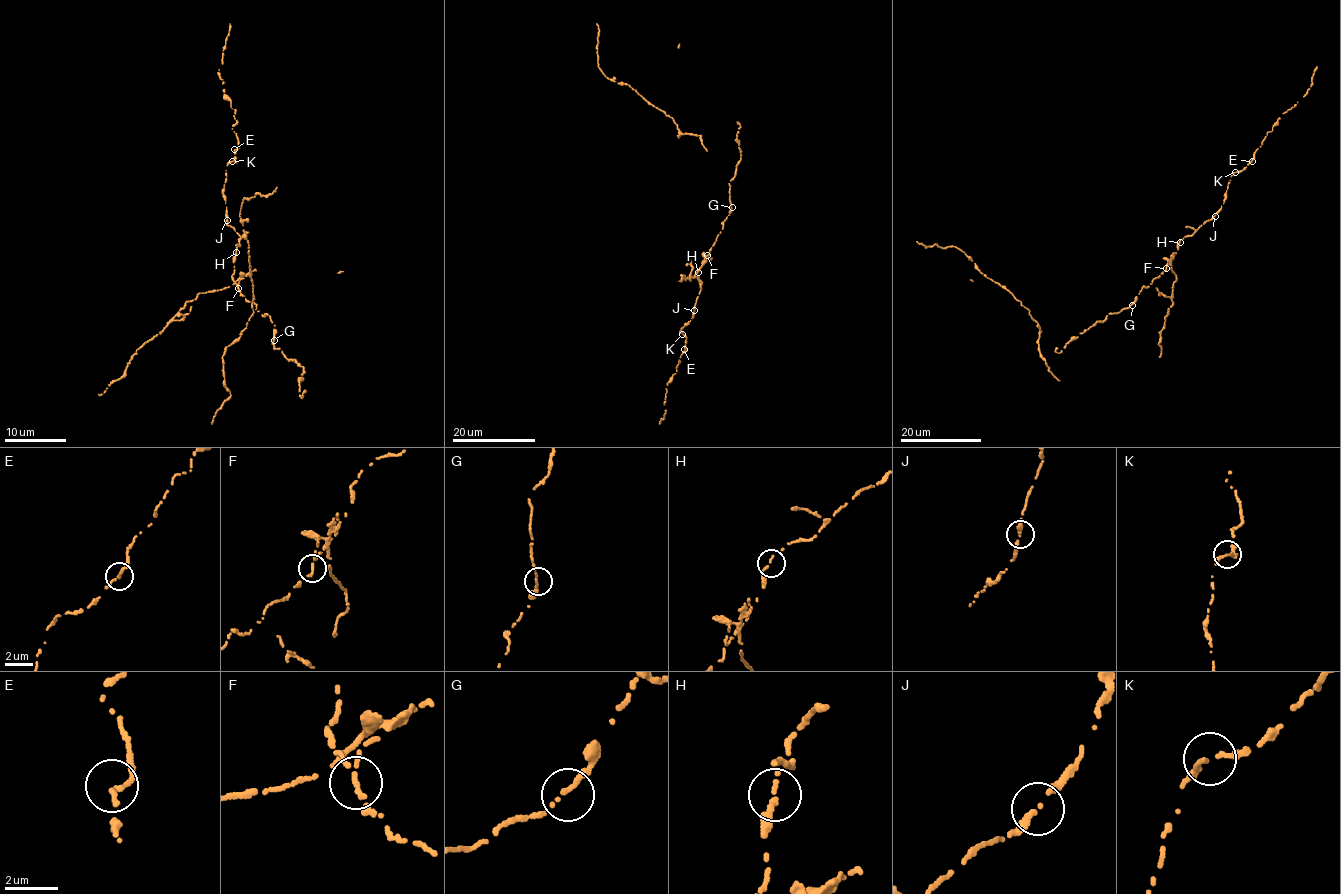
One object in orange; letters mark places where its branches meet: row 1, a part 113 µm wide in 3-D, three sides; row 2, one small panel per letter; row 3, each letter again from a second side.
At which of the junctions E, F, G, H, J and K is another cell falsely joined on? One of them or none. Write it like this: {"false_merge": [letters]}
{"false_merge": ["F"]}

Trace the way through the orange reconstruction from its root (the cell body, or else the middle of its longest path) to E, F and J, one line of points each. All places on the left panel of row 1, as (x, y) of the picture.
E: (275, 336), (269, 316), (246, 299), (232, 275), (240, 238), (226, 222), (224, 187), (234, 149)
F: (275, 336), (275, 325), (269, 316), (262, 316), (238, 288)
J: (275, 336), (269, 316), (262, 316), (255, 304), (246, 299), (232, 275), (233, 256), (240, 238), (227, 220)

